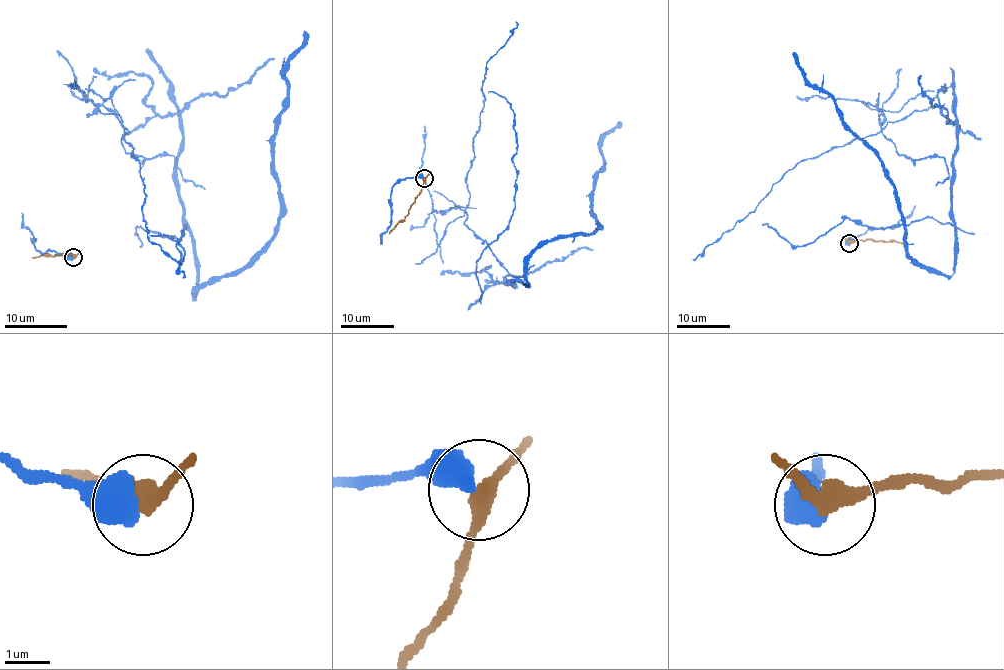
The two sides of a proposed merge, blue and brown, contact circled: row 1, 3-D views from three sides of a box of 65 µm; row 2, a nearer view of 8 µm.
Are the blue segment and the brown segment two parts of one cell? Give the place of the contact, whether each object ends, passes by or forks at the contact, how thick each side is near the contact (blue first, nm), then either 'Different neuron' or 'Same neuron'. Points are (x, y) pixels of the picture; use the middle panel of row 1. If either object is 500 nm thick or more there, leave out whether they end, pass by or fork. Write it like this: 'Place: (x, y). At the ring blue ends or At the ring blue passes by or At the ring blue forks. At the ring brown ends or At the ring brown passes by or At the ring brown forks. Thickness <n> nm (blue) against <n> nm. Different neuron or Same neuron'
Place: (424, 178). Thickness 550 nm (blue) against 360 nm. Different neuron

